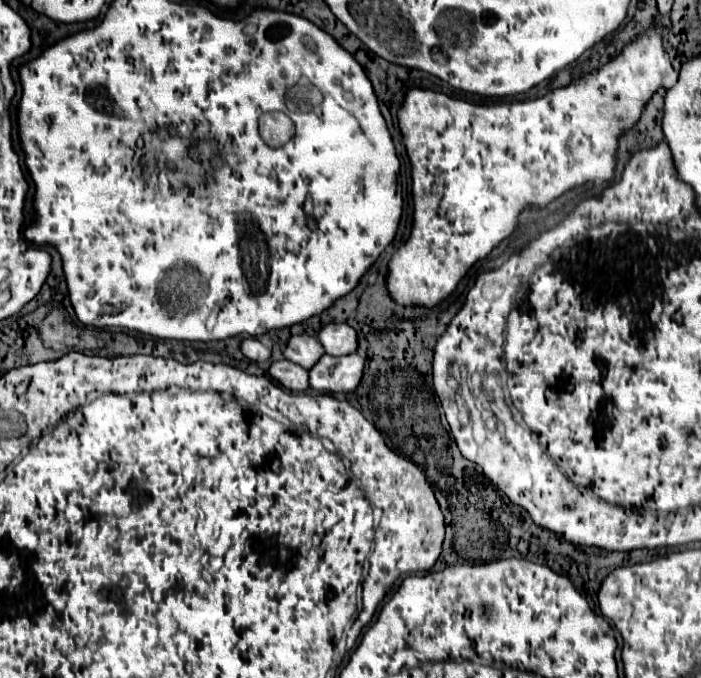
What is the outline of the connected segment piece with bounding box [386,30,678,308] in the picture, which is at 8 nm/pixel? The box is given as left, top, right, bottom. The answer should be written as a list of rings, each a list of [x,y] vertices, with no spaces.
[[[650,30],[628,44],[622,54],[604,68],[582,80],[572,80],[570,86],[538,100],[477,105],[446,94],[412,88],[398,110],[398,122],[412,164],[414,226],[408,242],[396,250],[388,266],[386,284],[392,298],[398,304],[436,306],[456,288],[458,280],[476,260],[482,260],[494,246],[513,235],[522,208],[530,204],[542,208],[586,180],[610,180],[616,162],[616,138],[636,124],[642,106],[660,86],[672,88],[676,80],[678,72],[674,72],[664,54],[658,30]]]

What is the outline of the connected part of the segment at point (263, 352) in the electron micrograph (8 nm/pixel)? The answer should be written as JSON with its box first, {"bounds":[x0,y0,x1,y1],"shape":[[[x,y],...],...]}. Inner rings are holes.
{"bounds":[242,338,272,362],"shape":[[[248,338],[242,342],[242,352],[246,358],[254,360],[254,362],[266,362],[272,358],[272,350],[268,346],[264,346],[262,342],[258,342],[256,338]]]}

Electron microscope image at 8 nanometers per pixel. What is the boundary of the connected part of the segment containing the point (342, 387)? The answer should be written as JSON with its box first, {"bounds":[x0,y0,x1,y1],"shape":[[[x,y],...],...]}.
{"bounds":[310,354,364,392],"shape":[[[360,354],[328,356],[310,370],[310,386],[318,392],[354,392],[364,376],[364,358]]]}

